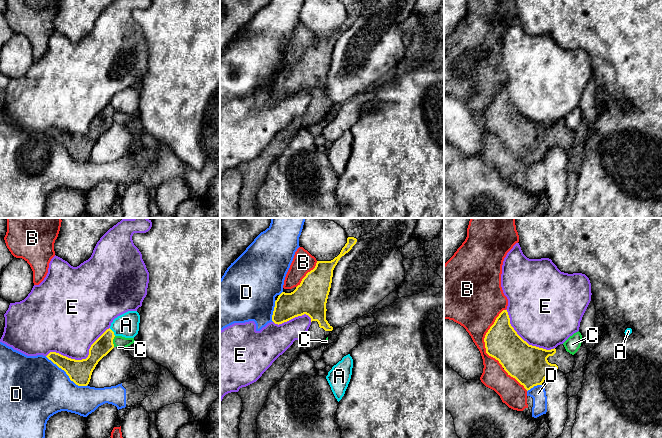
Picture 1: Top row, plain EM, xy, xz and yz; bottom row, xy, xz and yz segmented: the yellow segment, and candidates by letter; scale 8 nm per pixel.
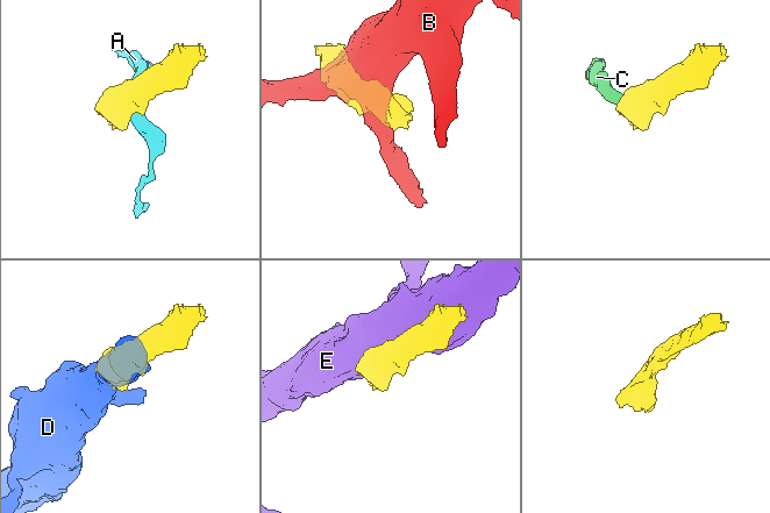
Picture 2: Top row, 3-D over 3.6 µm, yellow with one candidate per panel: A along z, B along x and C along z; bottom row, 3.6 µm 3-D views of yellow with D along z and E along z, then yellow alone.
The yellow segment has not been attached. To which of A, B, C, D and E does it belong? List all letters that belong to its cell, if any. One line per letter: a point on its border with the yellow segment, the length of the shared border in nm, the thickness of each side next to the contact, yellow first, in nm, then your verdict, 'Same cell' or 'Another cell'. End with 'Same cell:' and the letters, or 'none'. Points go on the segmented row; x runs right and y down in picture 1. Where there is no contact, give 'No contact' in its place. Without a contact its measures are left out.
A: Touches yellow at xy (113, 332). Shared border 80 nm. Thickness 150 nm (yellow) against 190 nm. Another cell
B: Touches yellow at yz (484, 339). Shared border 480 nm. Thickness 280 nm (yellow) against 360 nm. Another cell
C: Touches yellow at xy (112, 341). Shared border 90 nm. Thickness 150 nm (yellow) against 100 nm. Another cell
D: Touches yellow at xy (66, 373). Shared border 420 nm. Thickness 190 nm (yellow) against 460 nm. Another cell
E: Touches yellow at xy (82, 359). Shared border 550 nm. Thickness 190 nm (yellow) against 400 nm. Another cell
Same cell: none

